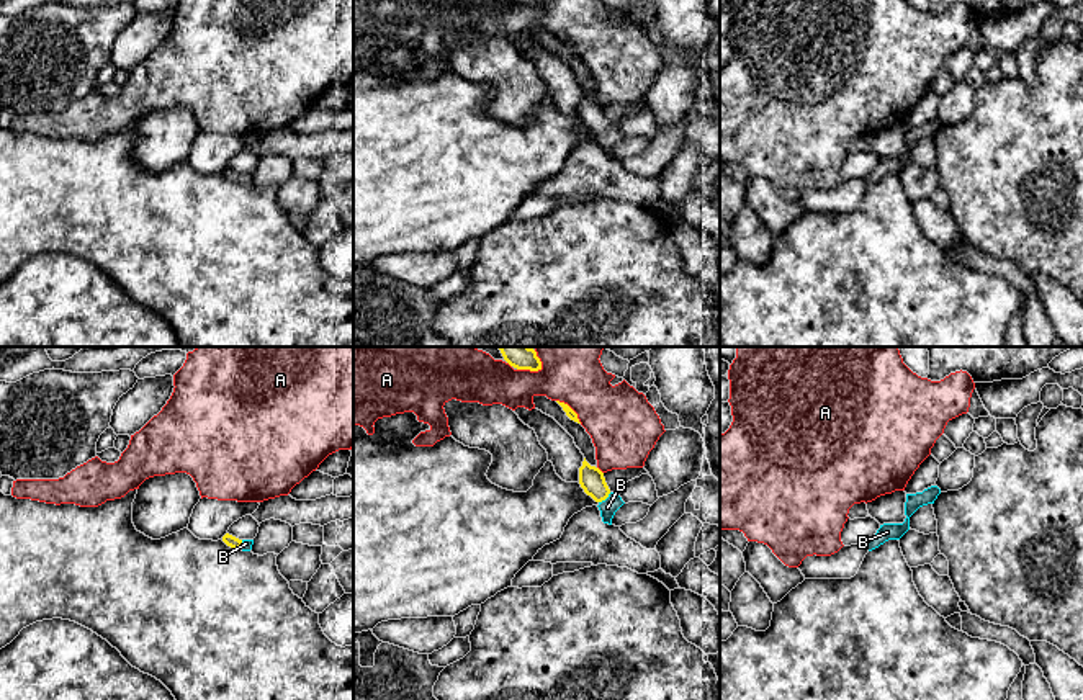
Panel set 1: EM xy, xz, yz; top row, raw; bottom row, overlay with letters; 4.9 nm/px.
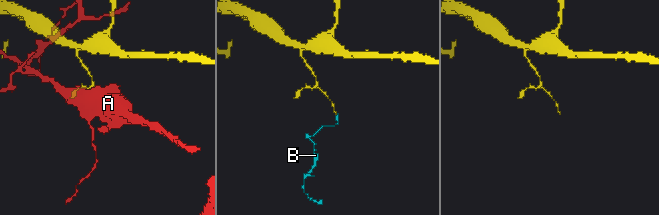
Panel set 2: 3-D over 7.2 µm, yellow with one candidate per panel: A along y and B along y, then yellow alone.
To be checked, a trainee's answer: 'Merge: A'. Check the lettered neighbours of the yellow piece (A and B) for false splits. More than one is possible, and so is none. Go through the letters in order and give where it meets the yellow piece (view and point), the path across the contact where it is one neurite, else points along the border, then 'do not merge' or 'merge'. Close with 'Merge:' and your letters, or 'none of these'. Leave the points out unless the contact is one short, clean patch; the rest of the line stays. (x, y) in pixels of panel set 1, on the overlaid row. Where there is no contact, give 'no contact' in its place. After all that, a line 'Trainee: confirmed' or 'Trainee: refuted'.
A: meets yellow in xz at (571, 409); do not merge
B: meets yellow in xz at (604, 499); runs through xz (591, 478), (604, 499), (607, 507); merge
Merge: B
Trainee: refuted

